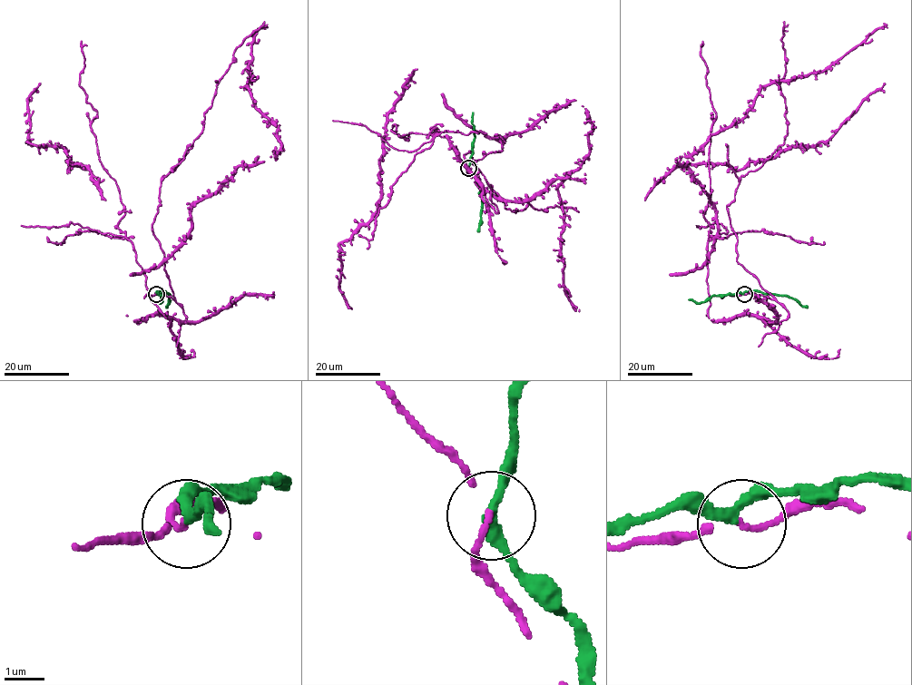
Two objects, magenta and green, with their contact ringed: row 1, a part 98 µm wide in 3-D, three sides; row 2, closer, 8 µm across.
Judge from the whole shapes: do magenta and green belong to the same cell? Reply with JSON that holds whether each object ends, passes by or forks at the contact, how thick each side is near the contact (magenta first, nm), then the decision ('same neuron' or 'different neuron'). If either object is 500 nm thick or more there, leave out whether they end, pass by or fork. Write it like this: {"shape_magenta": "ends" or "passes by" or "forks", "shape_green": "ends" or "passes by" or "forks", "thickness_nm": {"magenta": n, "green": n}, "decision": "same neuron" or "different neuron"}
{"shape_magenta": "passes by", "shape_green": "passes by", "thickness_nm": {"magenta": 100, "green": 240}, "decision": "different neuron"}

